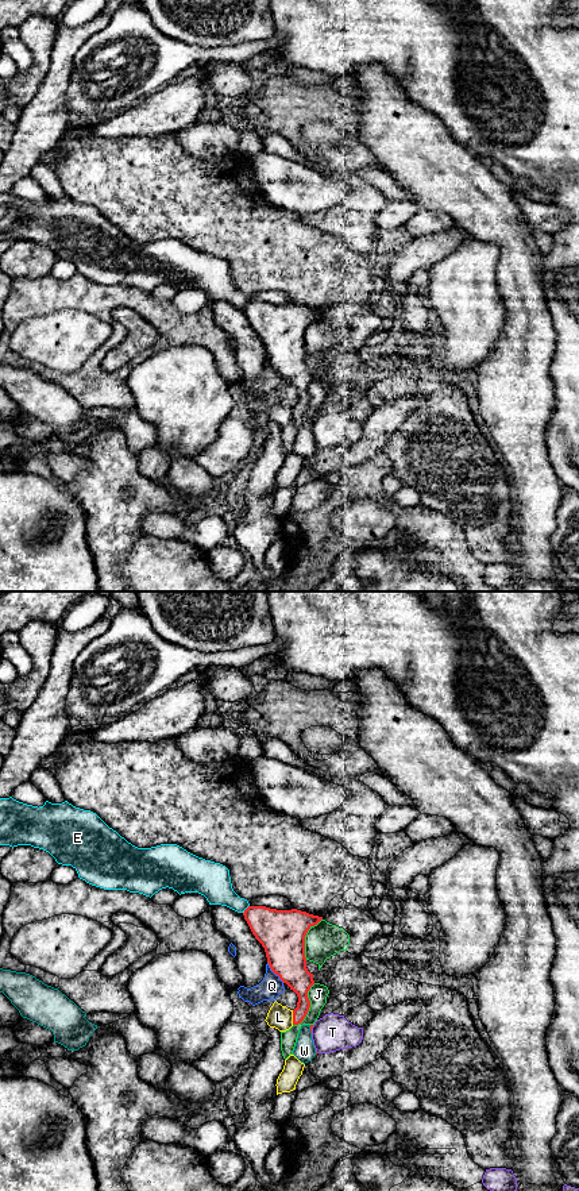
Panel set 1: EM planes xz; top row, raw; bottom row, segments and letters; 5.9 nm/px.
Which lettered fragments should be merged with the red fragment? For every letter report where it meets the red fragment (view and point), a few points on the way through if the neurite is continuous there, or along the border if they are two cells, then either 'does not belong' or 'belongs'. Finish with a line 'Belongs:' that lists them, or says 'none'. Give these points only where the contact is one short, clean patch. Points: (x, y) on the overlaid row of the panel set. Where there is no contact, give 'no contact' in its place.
E: contact xz (246, 909); border xz (249, 905), (243, 913); does not belong
J: contact xz (309, 1006); does not belong
L: contact xz (293, 1017); does not belong
Q: contact xz (274, 972); does not belong
T: contact xz (311, 1029); border xz (313, 1025), (311, 1032); does not belong
W: contact xz (311, 1029); belongs
Belongs: W

